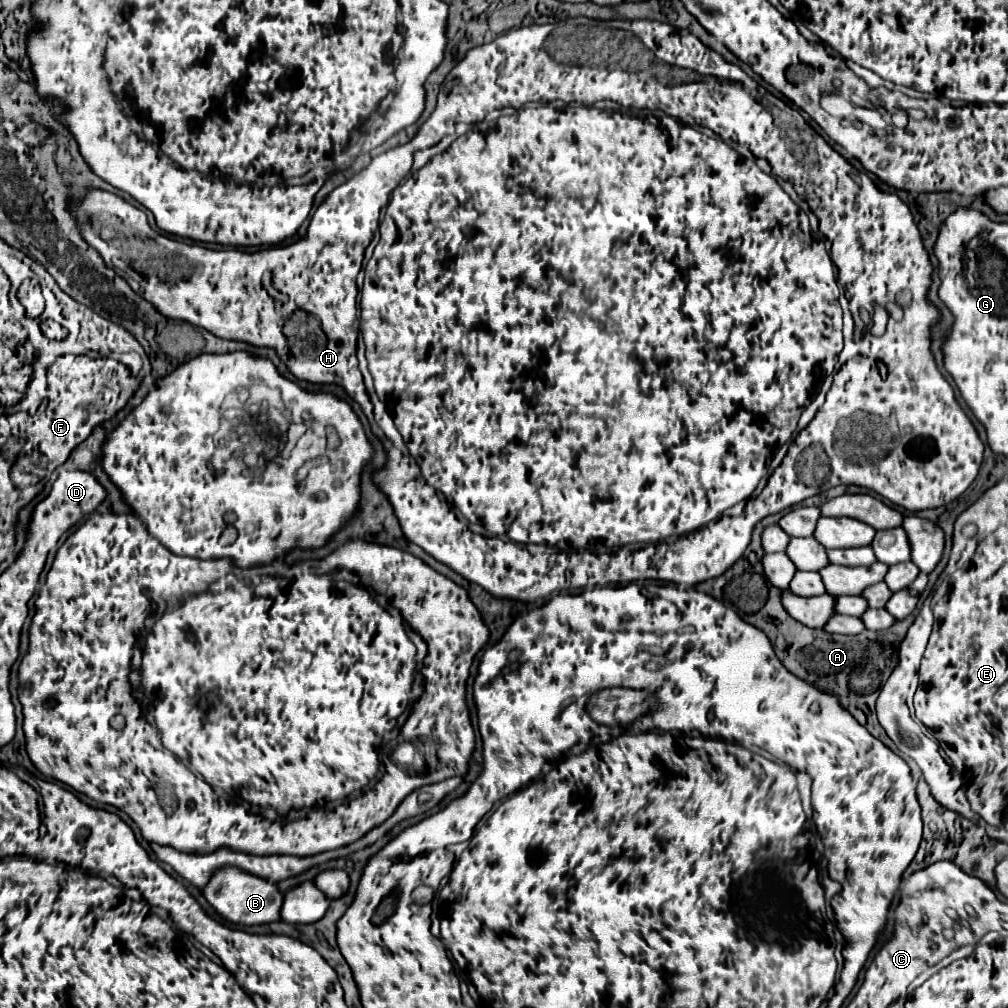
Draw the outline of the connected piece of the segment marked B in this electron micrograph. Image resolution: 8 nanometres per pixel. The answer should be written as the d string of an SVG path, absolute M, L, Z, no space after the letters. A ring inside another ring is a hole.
M223 868L213 874L211 882L203 890L207 902L229 922L243 924L243 926L259 926L259 924L271 924L281 920L281 900L283 892L267 880L261 880L259 876L249 876L247 872L241 872L239 868Z

